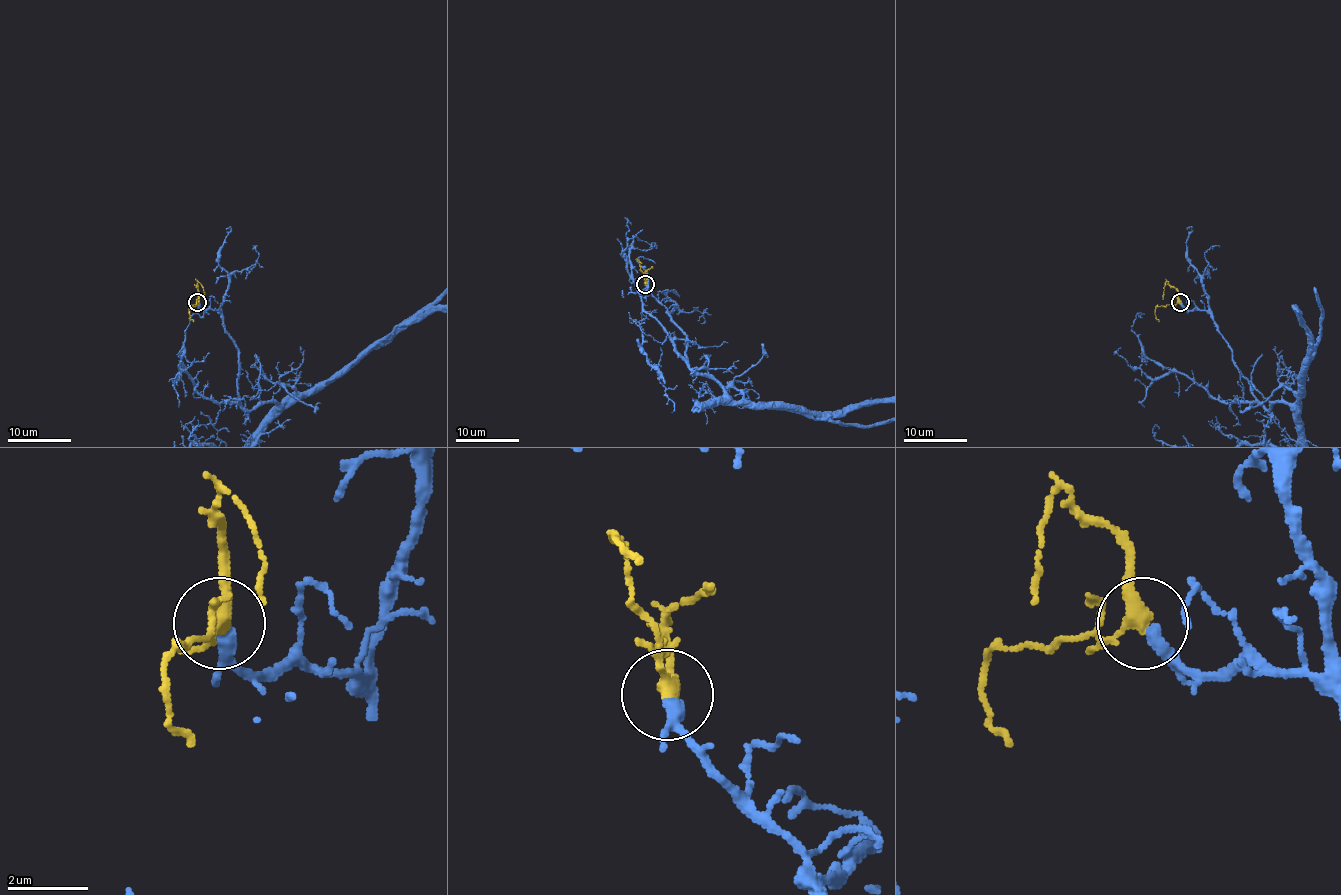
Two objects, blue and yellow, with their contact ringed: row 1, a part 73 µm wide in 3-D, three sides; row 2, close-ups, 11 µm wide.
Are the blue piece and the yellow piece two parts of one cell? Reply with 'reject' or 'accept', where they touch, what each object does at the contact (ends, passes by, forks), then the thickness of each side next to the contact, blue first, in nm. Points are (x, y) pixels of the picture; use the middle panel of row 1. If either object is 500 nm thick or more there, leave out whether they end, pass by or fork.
accept; at (645, 284); blue ends there; yellow passes by; 360 nm thick on the blue side, 320 nm on the other

